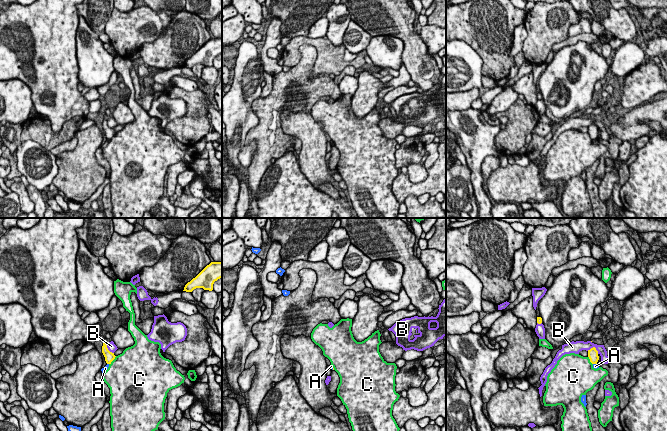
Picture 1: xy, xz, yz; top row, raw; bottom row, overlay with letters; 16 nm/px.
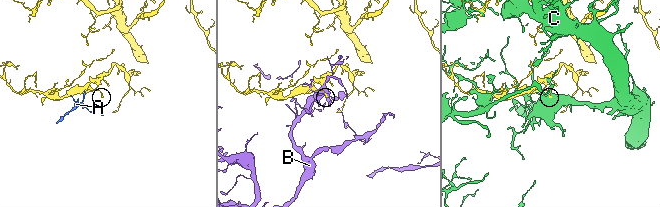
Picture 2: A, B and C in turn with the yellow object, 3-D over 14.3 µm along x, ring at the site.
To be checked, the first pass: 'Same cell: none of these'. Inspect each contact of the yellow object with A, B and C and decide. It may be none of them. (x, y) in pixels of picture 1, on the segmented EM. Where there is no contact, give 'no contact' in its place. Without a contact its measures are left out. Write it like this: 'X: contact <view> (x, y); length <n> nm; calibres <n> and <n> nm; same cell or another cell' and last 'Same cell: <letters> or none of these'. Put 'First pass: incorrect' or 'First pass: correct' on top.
First pass: correct
A: contact yz (595, 363); length 70 nm; calibres 160 and 70 nm; another cell
B: contact yz (594, 347); length 200 nm; calibres 160 and 160 nm; another cell
C: contact xy (113, 359); length 190 nm; calibres 160 and 500 nm; another cell
Same cell: none of these

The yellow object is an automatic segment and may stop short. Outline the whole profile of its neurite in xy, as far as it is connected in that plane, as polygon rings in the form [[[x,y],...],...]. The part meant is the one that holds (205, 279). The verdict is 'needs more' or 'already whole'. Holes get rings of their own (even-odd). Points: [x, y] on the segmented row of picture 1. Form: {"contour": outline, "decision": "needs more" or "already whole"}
{"contour": [[[211,262],[185,285],[183,291],[192,292],[196,288],[212,291],[214,282],[220,278],[222,278],[222,262]]], "decision": "already whole"}

